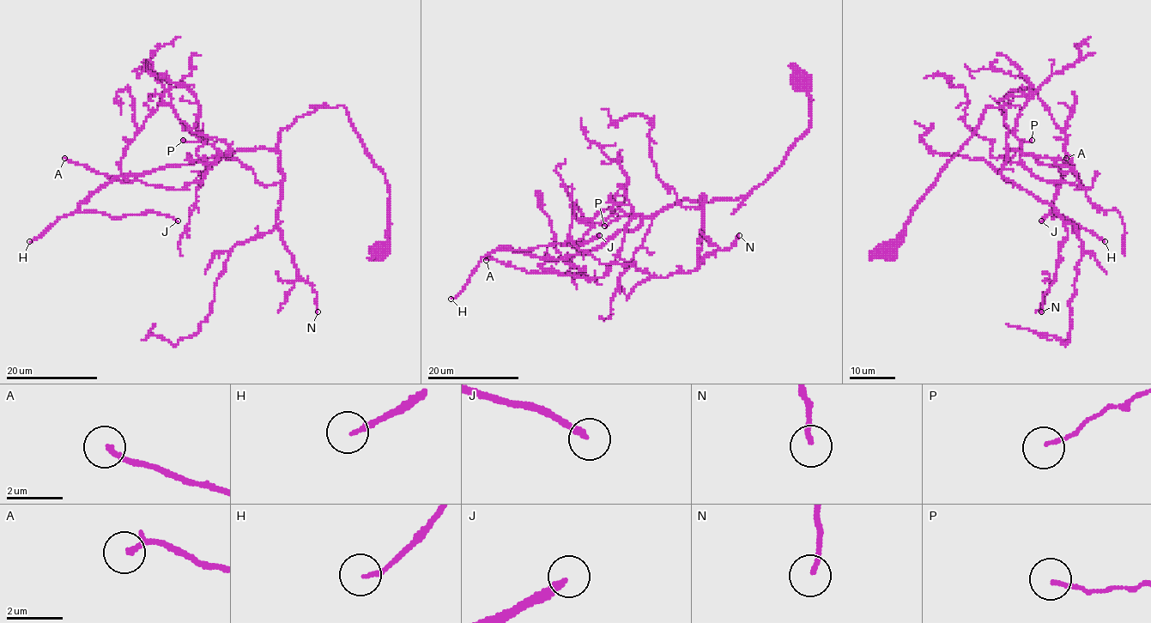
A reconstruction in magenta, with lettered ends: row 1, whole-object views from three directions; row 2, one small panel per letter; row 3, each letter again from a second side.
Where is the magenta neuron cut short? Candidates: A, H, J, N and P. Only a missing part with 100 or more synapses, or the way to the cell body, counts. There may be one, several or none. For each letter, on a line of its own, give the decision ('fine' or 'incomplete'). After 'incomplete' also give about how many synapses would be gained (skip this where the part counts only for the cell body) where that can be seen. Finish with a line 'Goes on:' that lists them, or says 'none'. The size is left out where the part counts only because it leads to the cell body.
A: fine
H: incomplete | 350 syn
J: incomplete | 500 syn
N: fine
P: fine
Goes on: H, J

